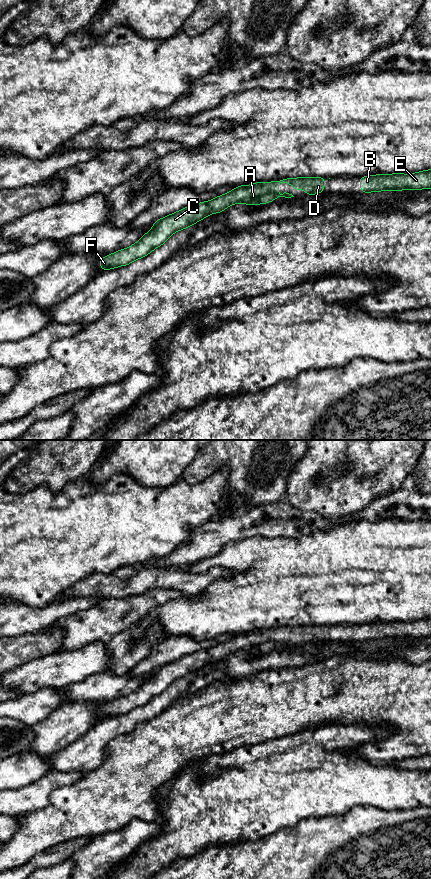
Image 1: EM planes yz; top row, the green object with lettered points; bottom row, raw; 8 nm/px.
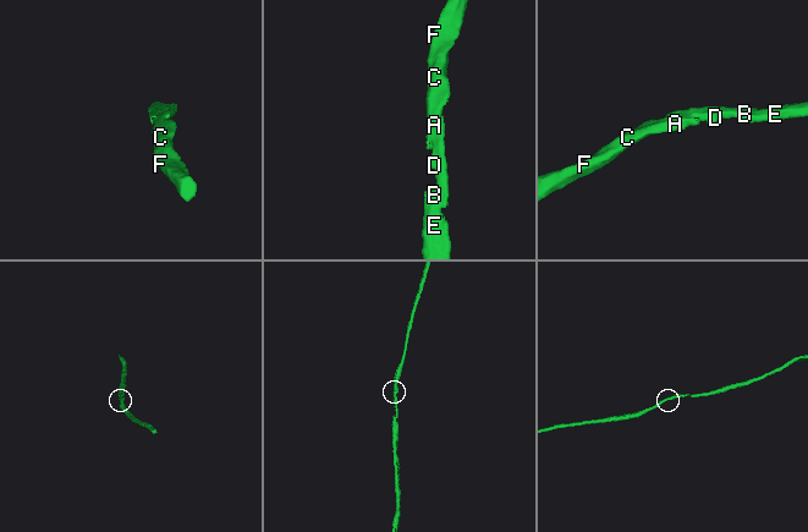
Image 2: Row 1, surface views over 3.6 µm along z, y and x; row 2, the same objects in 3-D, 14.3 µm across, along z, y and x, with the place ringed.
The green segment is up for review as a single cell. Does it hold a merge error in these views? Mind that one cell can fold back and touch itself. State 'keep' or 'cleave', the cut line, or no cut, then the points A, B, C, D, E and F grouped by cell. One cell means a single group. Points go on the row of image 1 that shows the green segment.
keep; cut none; groups A B C D E F

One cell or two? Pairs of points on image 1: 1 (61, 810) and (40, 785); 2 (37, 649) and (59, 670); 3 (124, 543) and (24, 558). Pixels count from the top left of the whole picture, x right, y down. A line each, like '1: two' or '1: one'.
1: two
2: two
3: one

